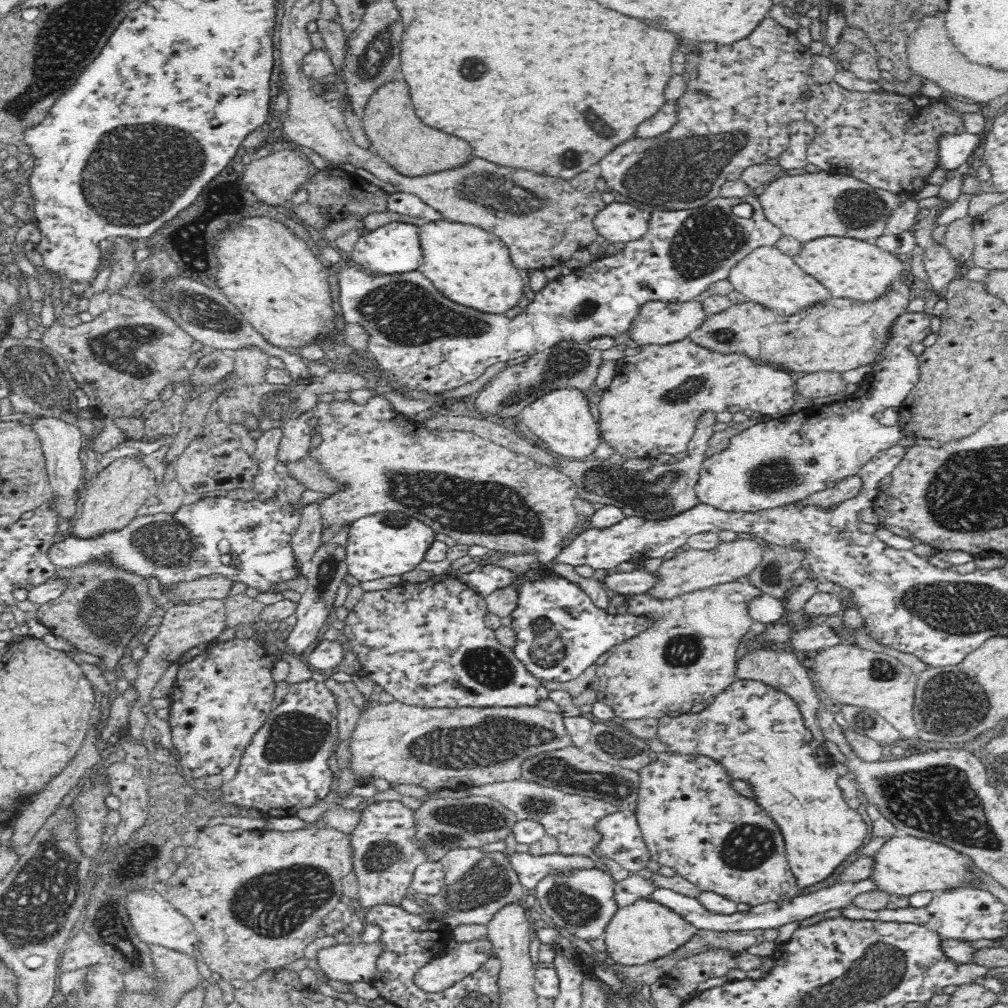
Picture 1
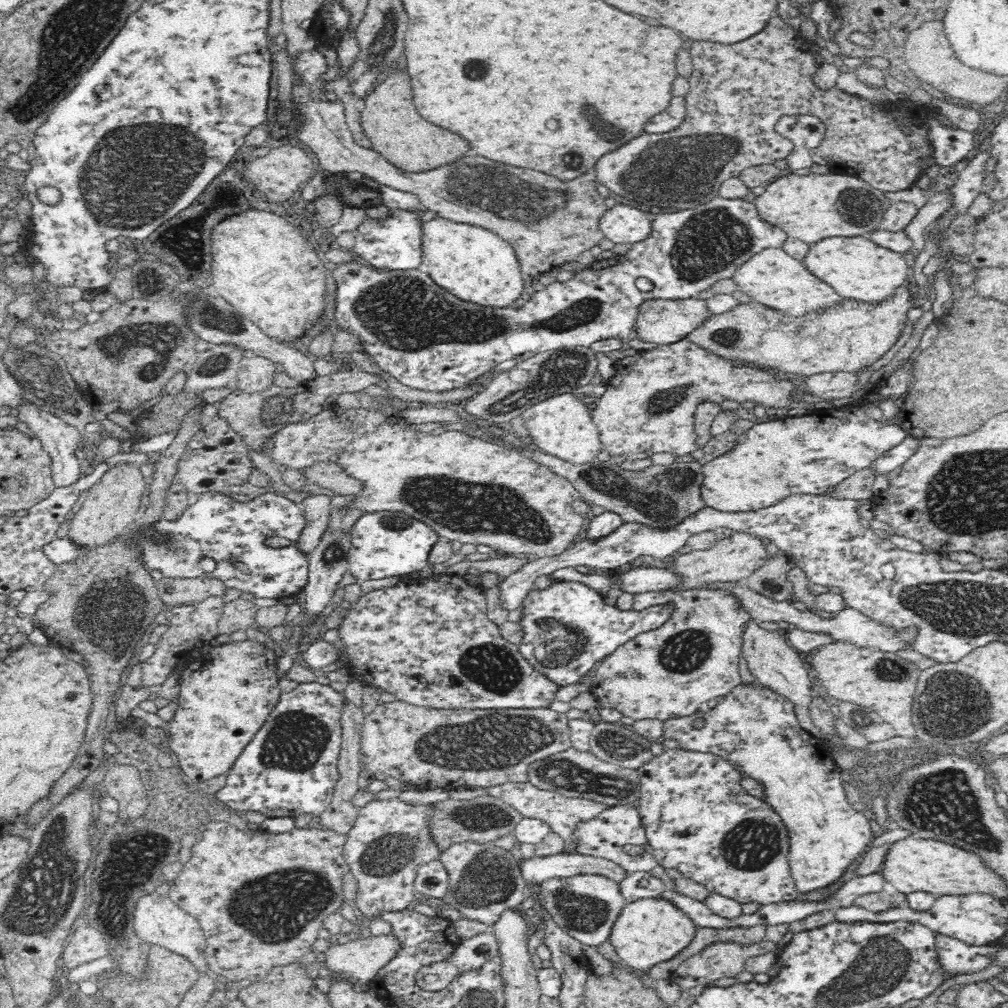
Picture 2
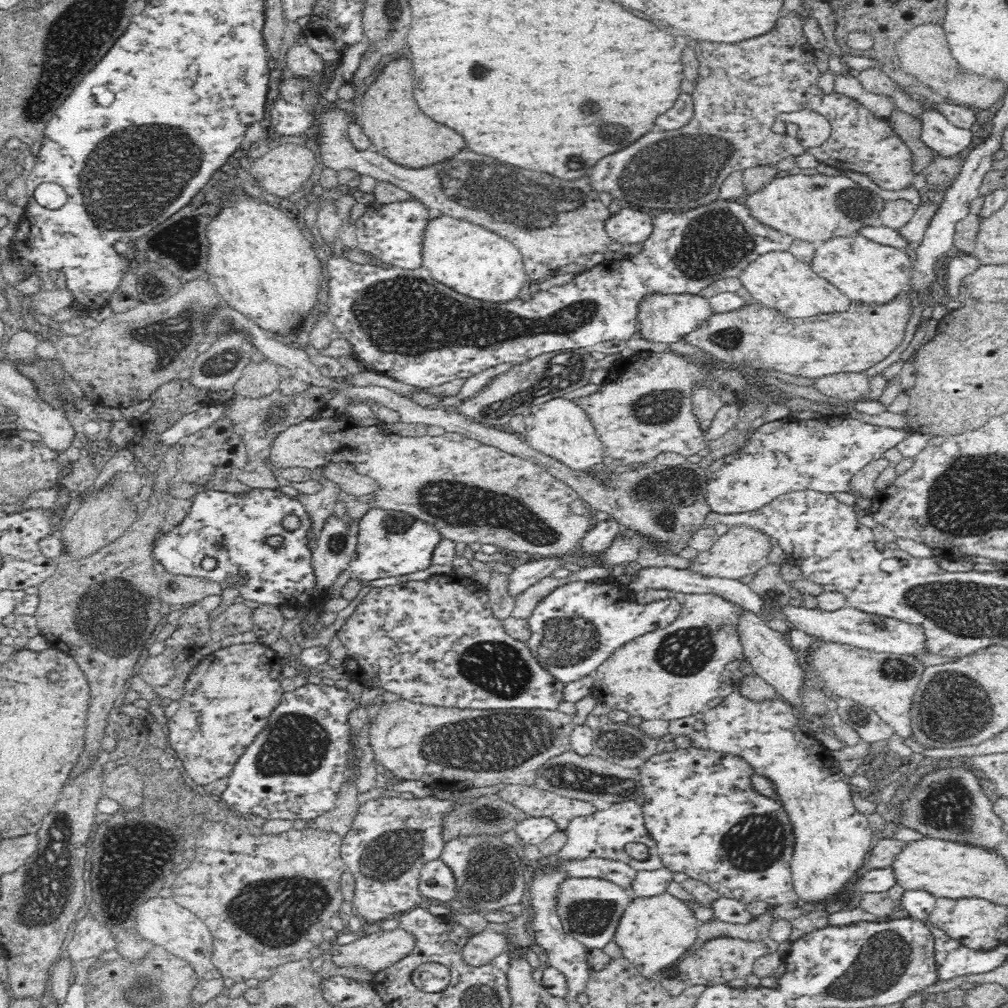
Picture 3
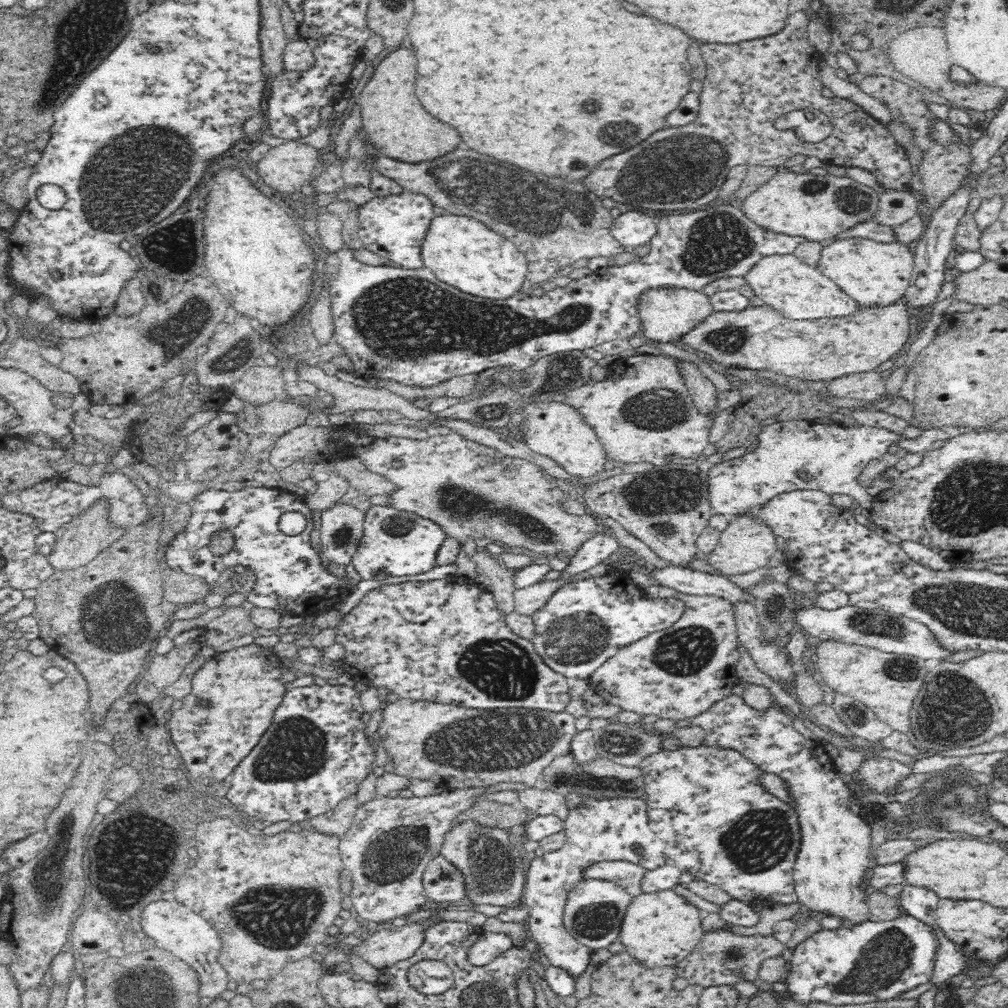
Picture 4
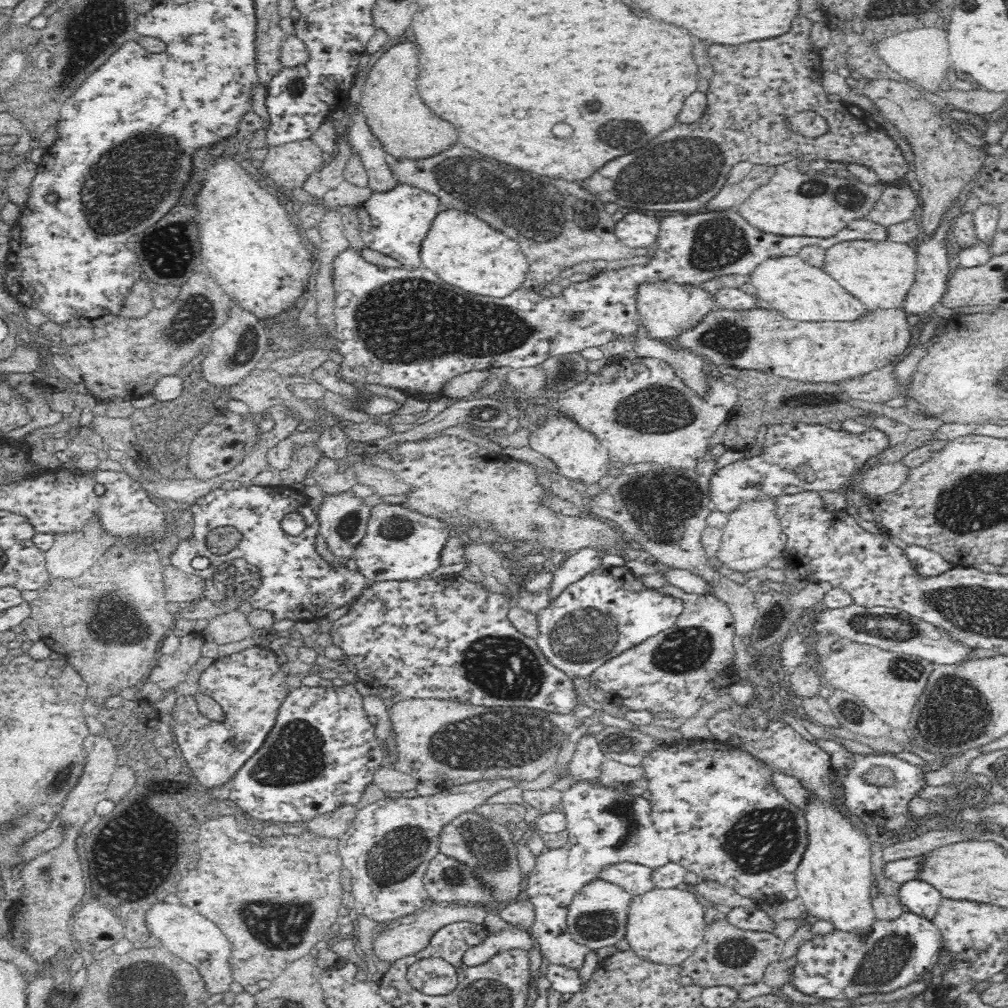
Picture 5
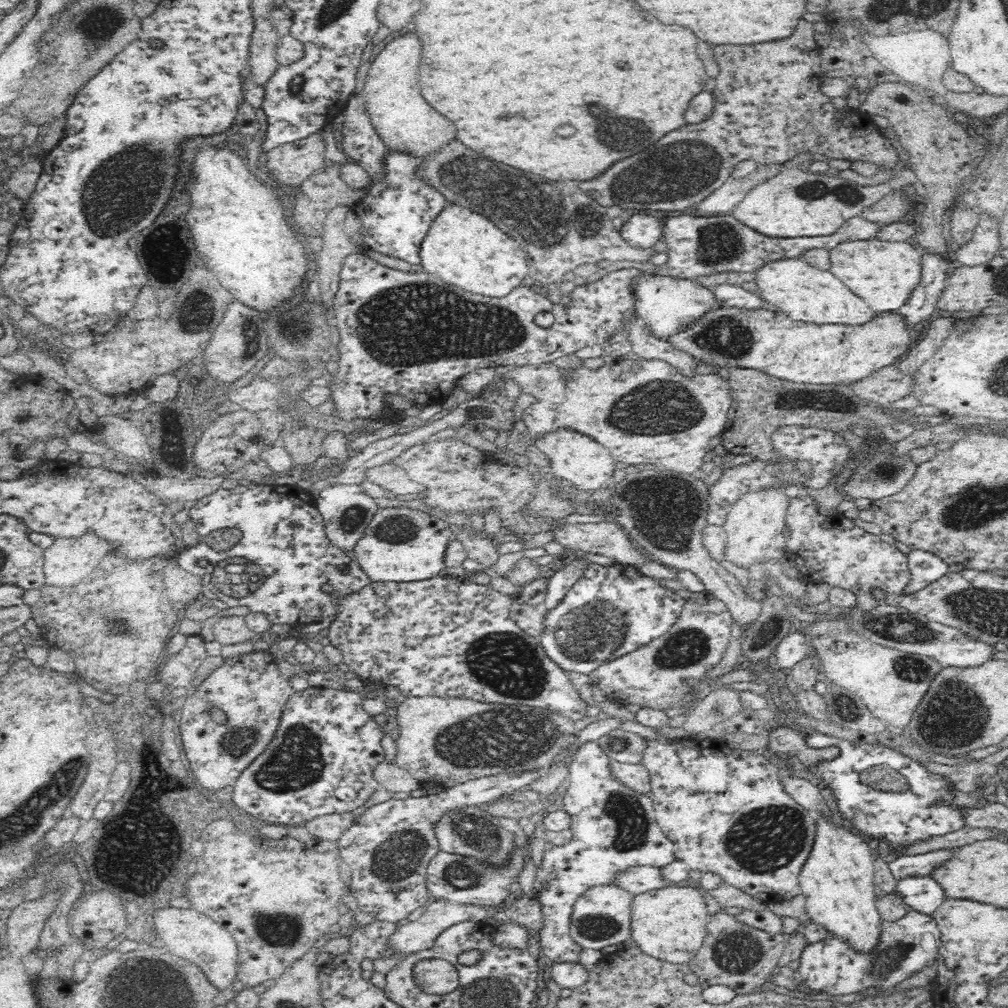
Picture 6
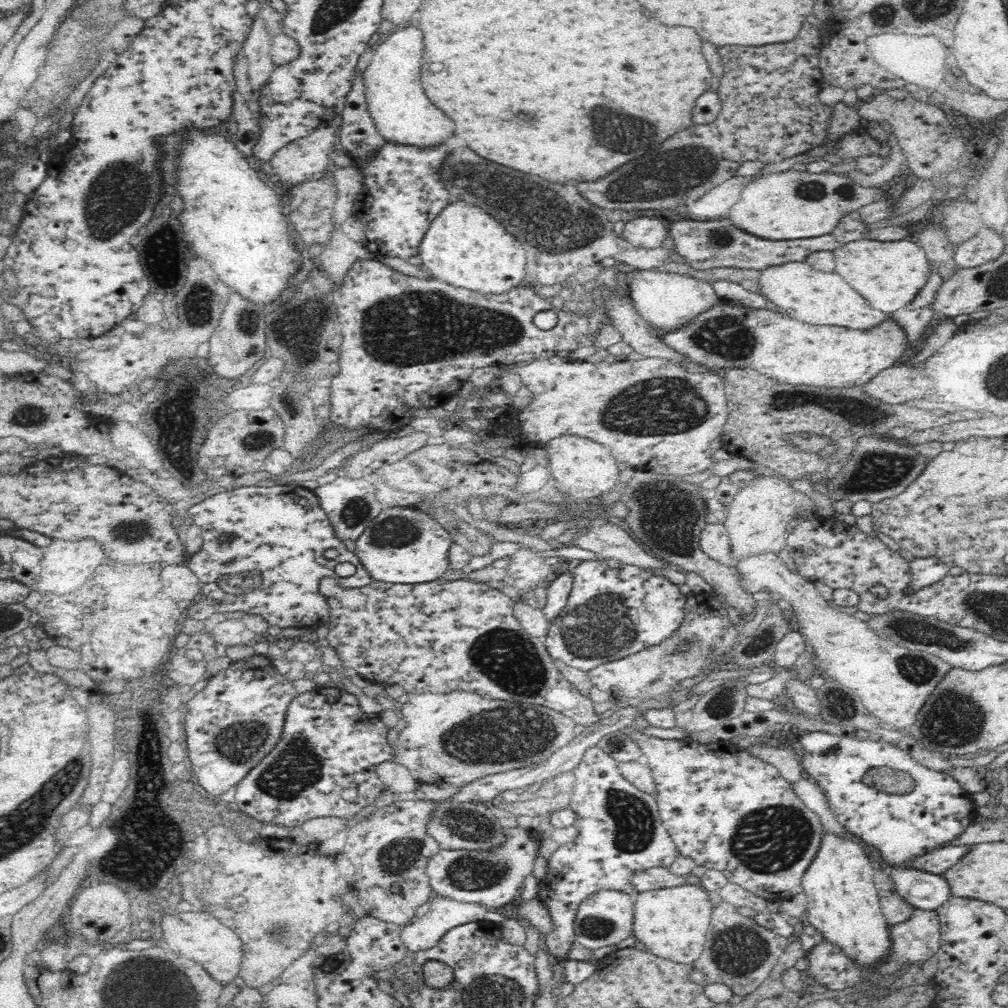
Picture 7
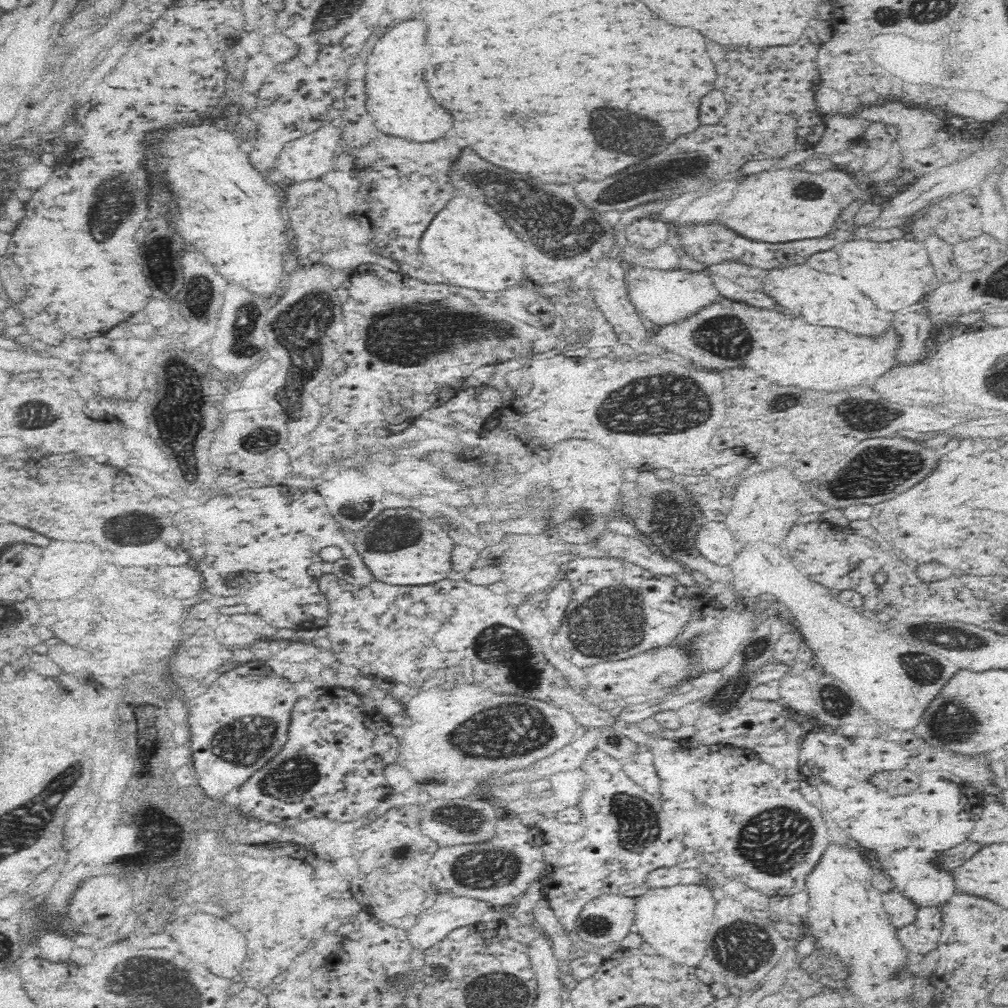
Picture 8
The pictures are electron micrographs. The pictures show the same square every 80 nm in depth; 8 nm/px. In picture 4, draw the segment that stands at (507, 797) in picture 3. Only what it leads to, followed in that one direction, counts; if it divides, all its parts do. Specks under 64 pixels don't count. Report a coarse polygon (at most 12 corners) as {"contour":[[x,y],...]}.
{"contour":[[540,785],[516,790],[519,805],[567,817],[565,795]]}

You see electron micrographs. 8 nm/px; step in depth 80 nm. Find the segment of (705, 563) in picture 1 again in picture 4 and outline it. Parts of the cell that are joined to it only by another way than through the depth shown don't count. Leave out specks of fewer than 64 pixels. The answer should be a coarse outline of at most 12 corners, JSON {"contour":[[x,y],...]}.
{"contour":[[759,507],[733,516],[708,564],[724,577],[768,566],[781,540]]}

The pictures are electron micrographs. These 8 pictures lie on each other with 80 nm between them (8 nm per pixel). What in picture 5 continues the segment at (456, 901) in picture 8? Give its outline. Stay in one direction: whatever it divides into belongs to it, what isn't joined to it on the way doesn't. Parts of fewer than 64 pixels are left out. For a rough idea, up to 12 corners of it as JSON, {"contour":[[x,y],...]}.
{"contour":[[430,901],[373,938],[378,969],[424,951],[444,926],[482,924],[485,905]]}

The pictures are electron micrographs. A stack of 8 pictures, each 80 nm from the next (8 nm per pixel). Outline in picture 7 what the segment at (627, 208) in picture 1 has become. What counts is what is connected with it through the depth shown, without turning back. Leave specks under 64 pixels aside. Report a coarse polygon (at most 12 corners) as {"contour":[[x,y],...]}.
{"contour":[[644,214],[619,225],[644,250],[669,243],[667,218]]}

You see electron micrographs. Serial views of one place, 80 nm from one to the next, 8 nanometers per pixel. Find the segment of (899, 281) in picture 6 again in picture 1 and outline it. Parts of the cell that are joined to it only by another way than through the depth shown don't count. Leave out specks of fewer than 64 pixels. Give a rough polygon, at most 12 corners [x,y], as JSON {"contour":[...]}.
{"contour":[[858,238],[803,244],[794,261],[836,298],[878,300],[901,256]]}

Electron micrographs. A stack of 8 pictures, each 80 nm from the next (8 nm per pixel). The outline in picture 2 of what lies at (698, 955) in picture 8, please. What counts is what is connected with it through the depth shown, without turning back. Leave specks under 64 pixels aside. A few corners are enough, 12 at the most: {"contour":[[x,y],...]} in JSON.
{"contour":[[670,899],[624,906],[609,939],[645,984],[697,927]]}

